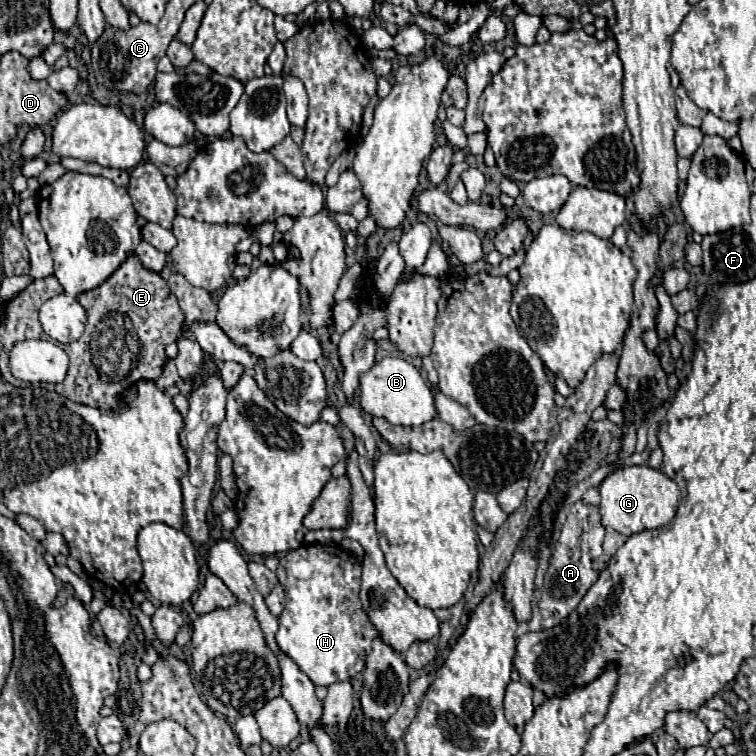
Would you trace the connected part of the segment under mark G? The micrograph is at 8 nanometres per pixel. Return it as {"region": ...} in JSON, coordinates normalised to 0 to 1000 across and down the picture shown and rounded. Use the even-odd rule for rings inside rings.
{"region":[[[825,616],[812,622],[794,640],[794,683],[802,698],[812,698],[825,709],[836,709],[849,701],[881,696],[899,667],[899,646],[878,624],[860,616]]]}

